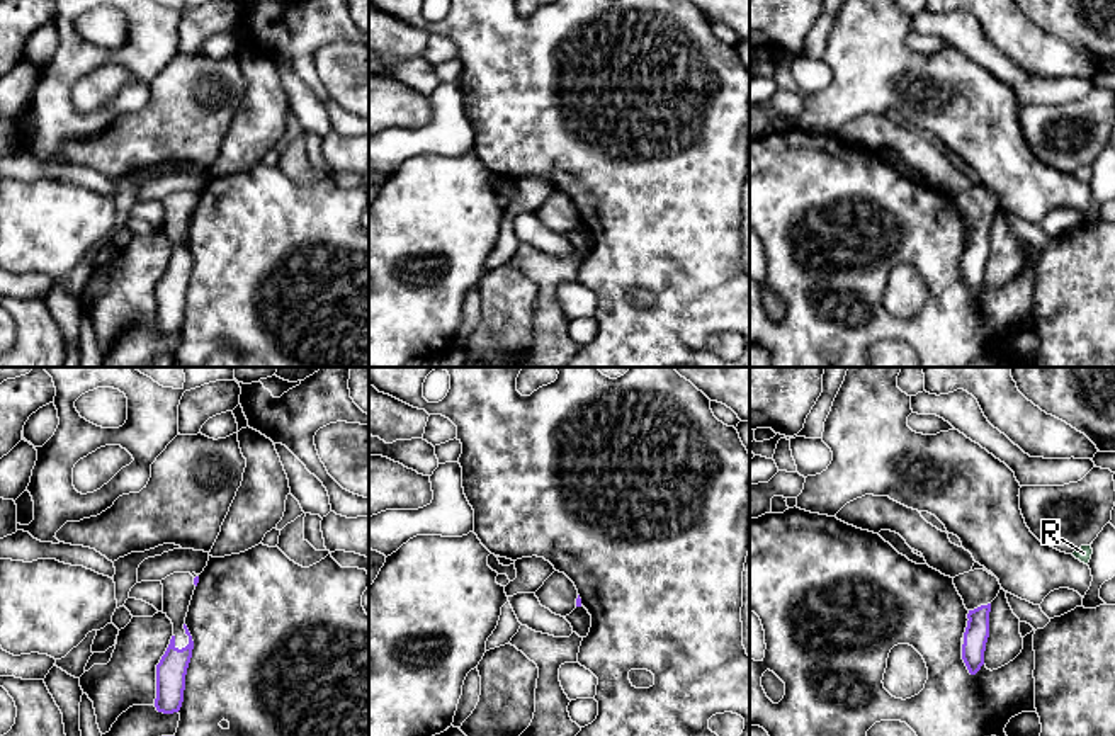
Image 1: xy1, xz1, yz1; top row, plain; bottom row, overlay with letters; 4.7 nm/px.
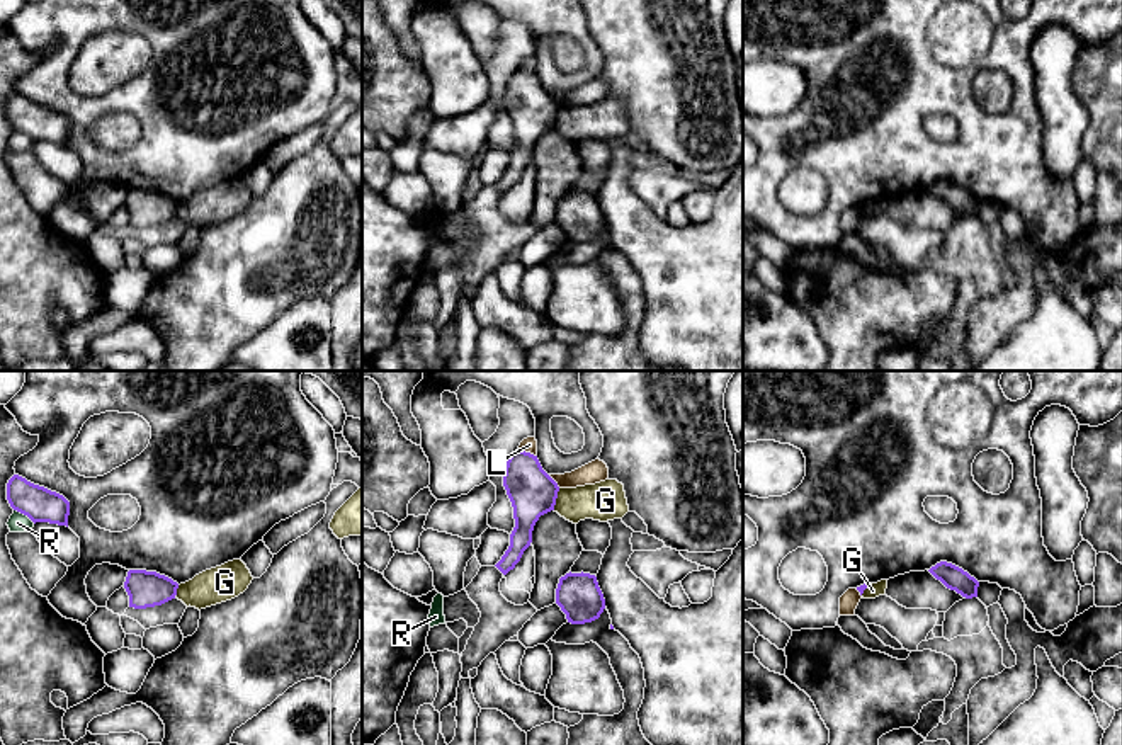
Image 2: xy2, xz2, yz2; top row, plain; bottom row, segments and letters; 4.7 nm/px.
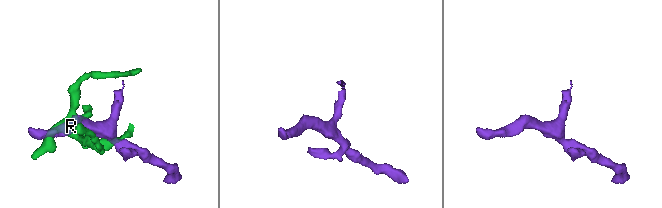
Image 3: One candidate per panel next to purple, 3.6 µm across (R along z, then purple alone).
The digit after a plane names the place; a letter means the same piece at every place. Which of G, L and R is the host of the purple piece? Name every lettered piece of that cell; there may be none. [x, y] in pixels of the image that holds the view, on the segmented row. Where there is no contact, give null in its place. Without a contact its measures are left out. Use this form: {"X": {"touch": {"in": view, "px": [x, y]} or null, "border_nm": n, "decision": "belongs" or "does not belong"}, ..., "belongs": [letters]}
{"G": {"touch": {"in": "xz2", "px": [555, 499]}, "border_nm": 110, "decision": "does not belong"}, "L": {"touch": {"in": "xz2", "px": [527, 453]}, "border_nm": 100, "decision": "does not belong"}, "R": {"touch": {"in": "xy2", "px": [24, 514]}, "border_nm": 120, "decision": "does not belong"}, "belongs": []}

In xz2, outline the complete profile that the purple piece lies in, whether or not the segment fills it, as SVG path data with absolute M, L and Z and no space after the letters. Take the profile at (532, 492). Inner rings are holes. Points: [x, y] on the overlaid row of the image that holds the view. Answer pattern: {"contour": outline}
{"contour": "M518 449L507 461L503 486L513 507L515 527L508 549L495 566L507 575L530 546L539 517L554 510L559 486L542 469L537 456Z"}

